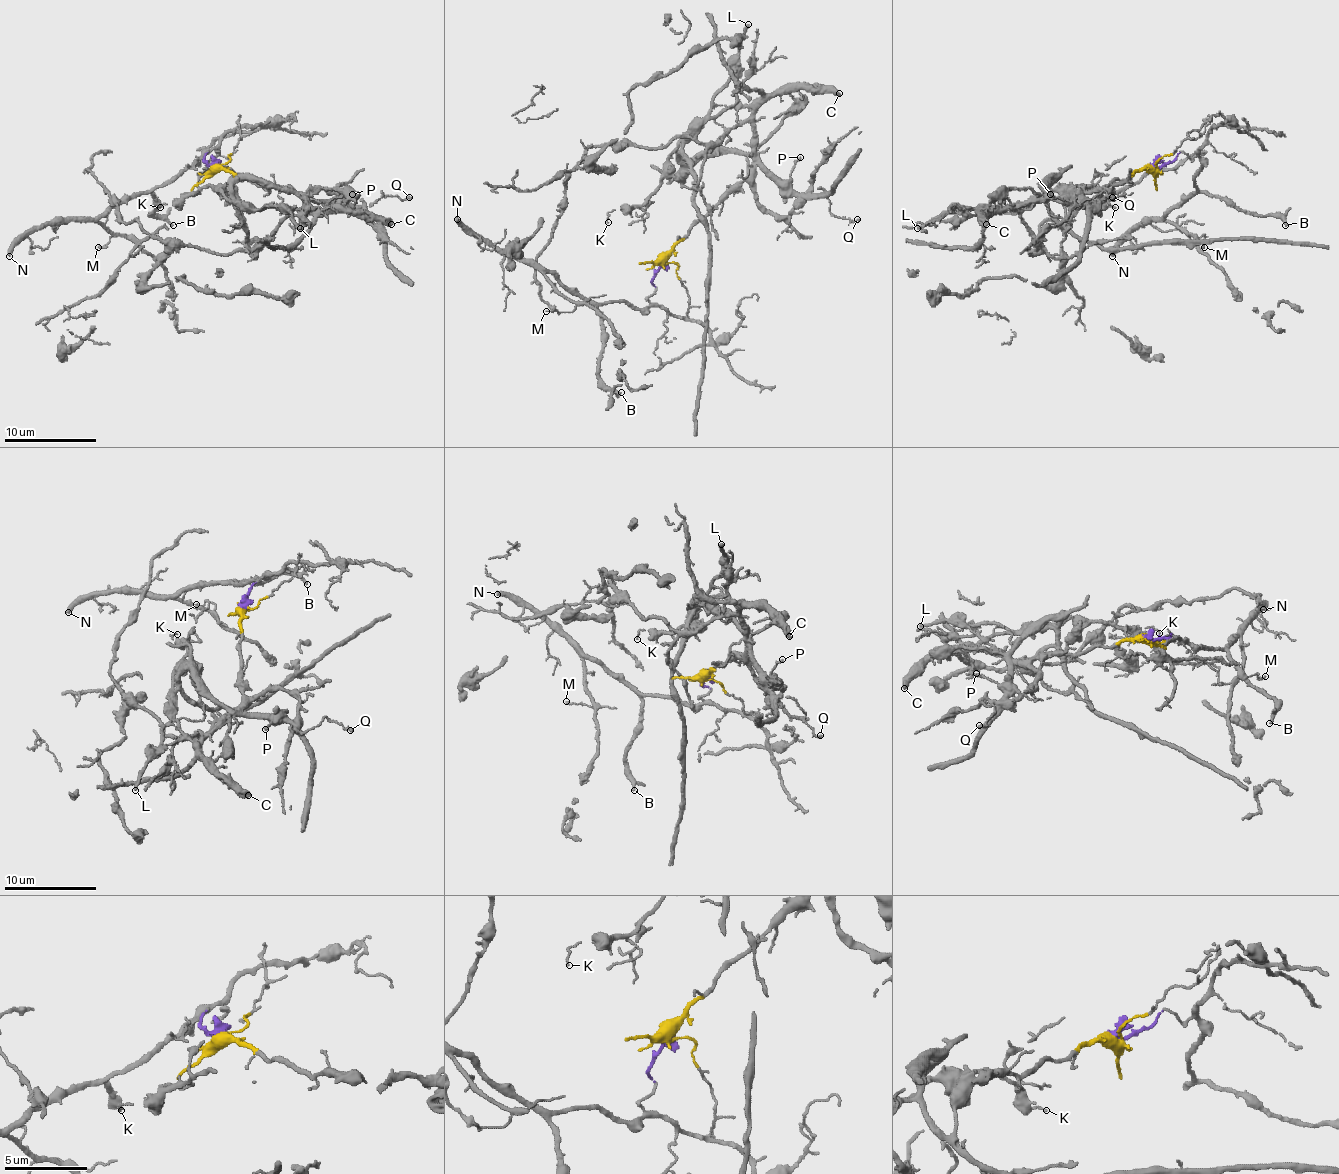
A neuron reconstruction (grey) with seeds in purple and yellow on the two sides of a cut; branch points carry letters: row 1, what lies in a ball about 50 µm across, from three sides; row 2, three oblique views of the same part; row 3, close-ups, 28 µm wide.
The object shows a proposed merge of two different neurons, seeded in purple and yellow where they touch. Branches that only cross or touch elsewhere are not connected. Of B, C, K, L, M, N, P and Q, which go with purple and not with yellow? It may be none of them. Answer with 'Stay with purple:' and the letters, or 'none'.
Stay with purple: B, M, N

